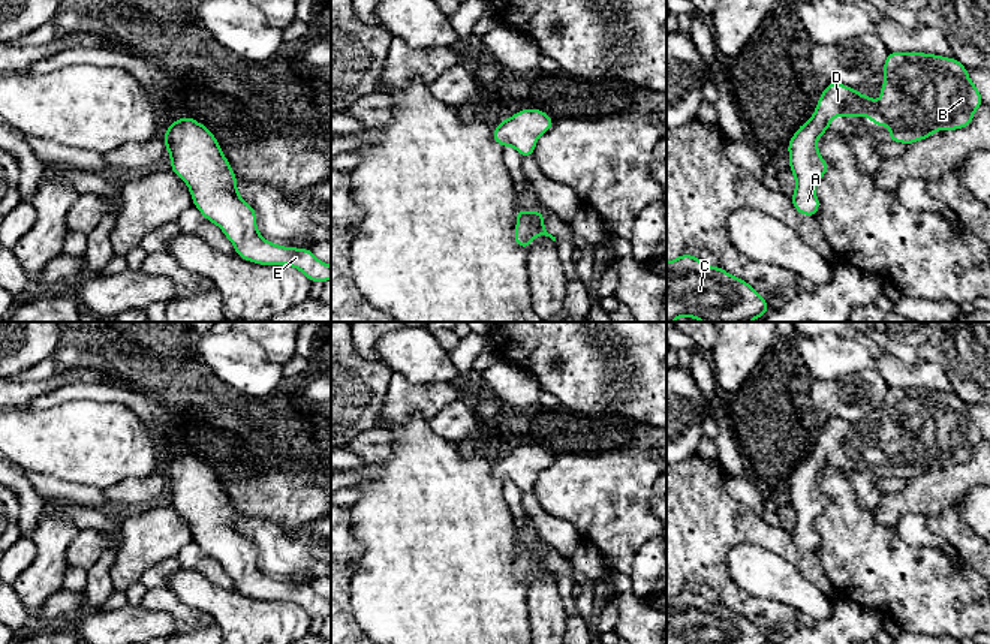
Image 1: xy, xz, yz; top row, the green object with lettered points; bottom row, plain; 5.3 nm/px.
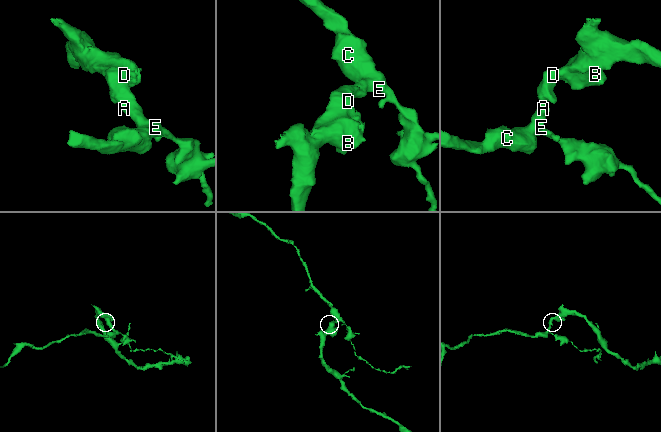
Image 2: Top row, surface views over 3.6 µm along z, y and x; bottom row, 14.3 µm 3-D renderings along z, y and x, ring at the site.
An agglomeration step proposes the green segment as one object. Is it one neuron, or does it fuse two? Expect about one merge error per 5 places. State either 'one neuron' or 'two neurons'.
one neuron

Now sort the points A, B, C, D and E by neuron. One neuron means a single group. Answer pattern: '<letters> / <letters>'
A B C D E

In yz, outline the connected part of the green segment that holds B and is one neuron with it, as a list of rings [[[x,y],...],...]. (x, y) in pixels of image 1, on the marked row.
[[[897,51],[888,52],[882,70],[881,102],[867,97],[840,82],[828,82],[816,103],[813,115],[801,124],[788,144],[789,169],[795,177],[792,205],[801,216],[816,216],[819,198],[815,184],[827,174],[828,163],[819,154],[816,141],[830,129],[833,117],[870,117],[873,126],[890,127],[890,142],[906,145],[932,136],[936,130],[969,127],[974,112],[984,103],[980,90],[971,81],[968,69],[957,58],[936,54]]]

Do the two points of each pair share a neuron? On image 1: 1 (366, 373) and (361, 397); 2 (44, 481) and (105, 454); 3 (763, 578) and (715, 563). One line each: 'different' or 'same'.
1: same
2: different
3: different

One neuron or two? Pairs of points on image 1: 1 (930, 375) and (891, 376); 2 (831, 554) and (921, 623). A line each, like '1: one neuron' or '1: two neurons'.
1: one neuron
2: one neuron

